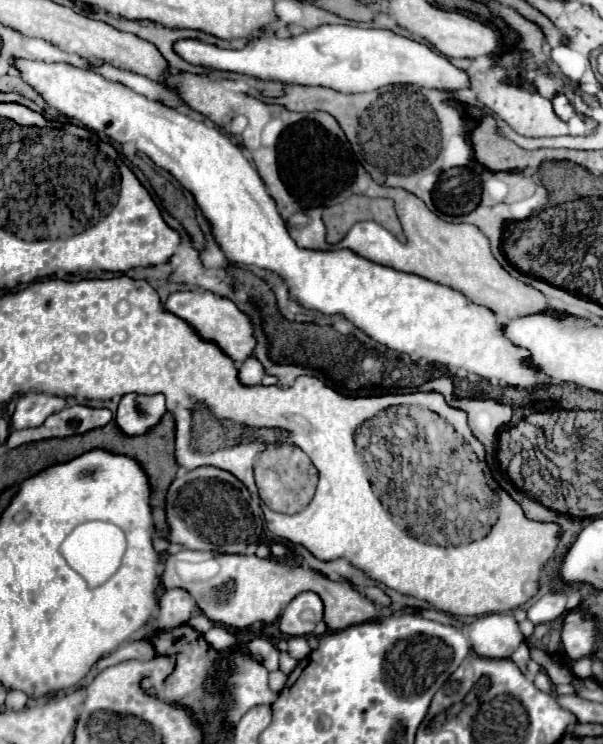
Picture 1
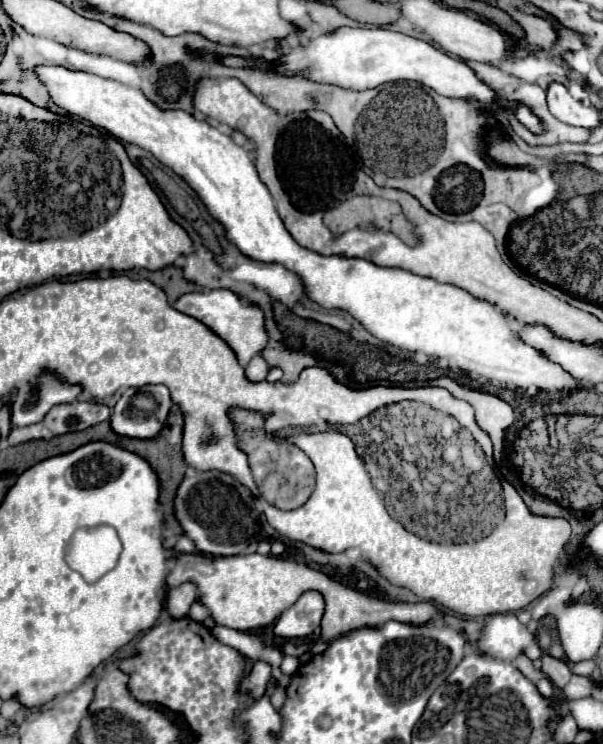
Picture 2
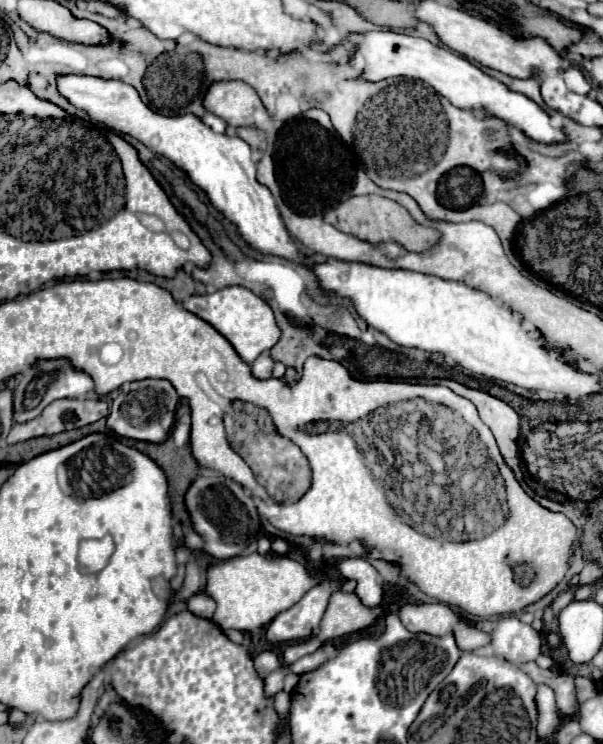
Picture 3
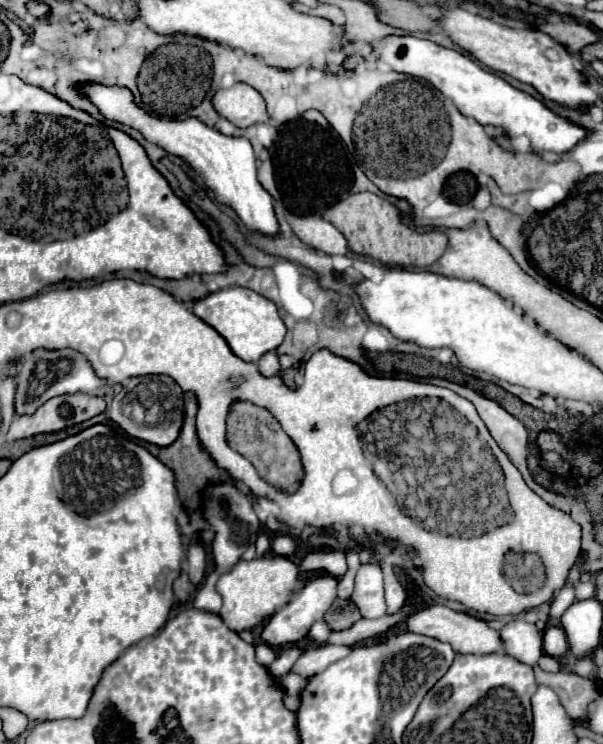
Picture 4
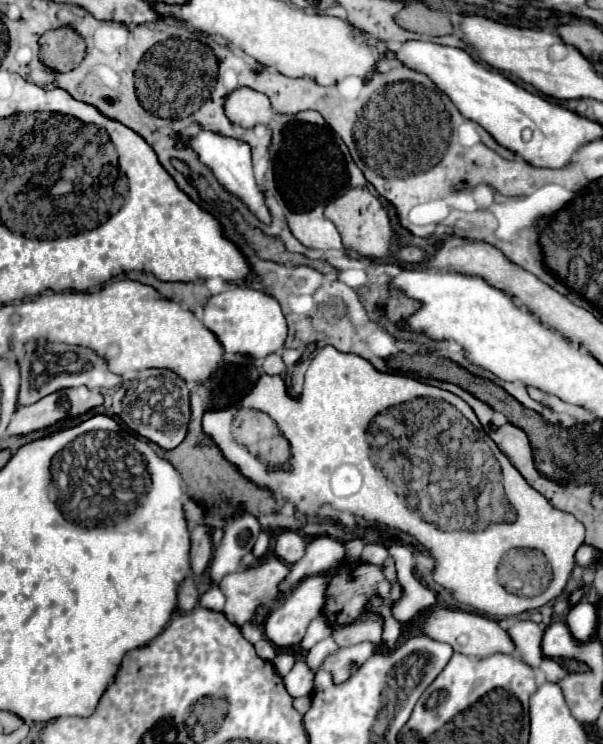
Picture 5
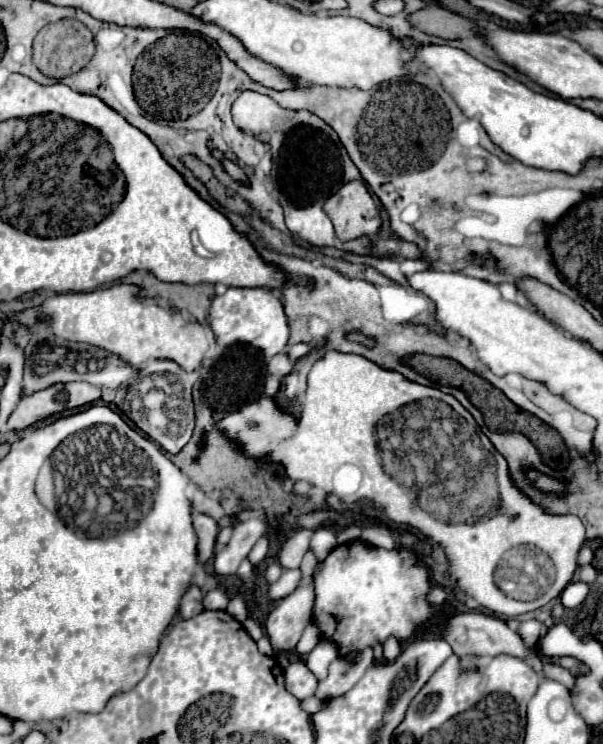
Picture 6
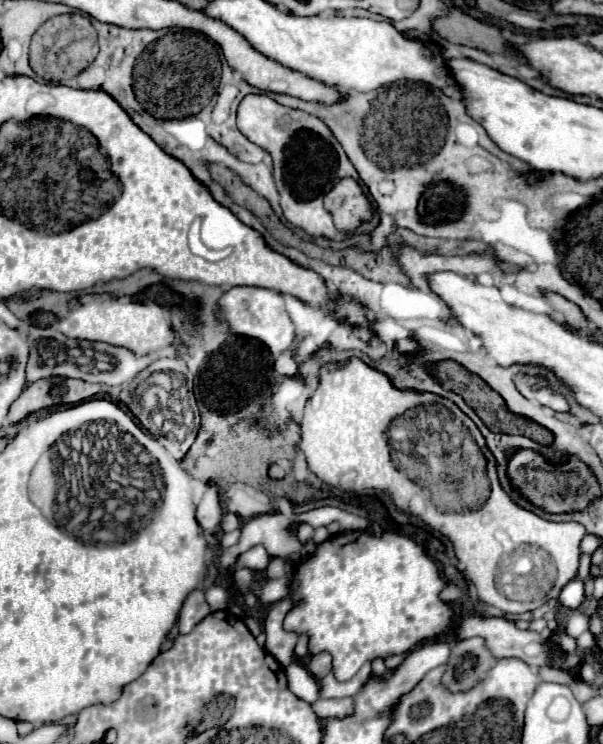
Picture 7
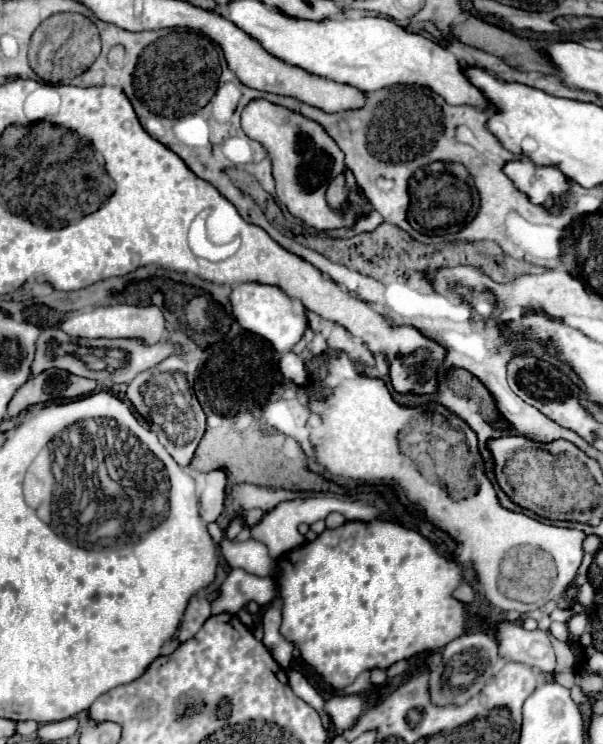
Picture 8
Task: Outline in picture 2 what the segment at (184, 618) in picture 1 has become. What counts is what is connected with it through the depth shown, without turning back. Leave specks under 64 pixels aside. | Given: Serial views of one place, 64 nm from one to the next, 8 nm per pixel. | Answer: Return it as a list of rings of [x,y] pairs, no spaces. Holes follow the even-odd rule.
[[[186,582],[182,586],[170,588],[166,592],[166,602],[164,608],[172,618],[176,616],[188,616],[190,606],[196,602],[196,586],[192,582]]]

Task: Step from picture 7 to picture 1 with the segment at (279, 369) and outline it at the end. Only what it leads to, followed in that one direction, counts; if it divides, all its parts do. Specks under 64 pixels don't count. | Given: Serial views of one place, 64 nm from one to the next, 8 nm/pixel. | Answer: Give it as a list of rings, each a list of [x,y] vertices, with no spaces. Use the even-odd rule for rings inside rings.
[[[256,358],[236,362],[236,368],[238,368],[238,380],[244,386],[256,386],[256,384],[260,384],[260,380],[264,376],[264,368]]]

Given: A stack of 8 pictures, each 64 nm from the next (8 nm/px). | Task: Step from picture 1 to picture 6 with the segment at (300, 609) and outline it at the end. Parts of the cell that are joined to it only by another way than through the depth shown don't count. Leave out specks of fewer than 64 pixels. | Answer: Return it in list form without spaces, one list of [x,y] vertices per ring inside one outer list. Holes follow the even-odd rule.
[[[308,550],[302,564],[300,588],[276,602],[276,608],[266,618],[266,634],[276,652],[296,648],[306,624],[312,622],[314,610],[314,554]]]

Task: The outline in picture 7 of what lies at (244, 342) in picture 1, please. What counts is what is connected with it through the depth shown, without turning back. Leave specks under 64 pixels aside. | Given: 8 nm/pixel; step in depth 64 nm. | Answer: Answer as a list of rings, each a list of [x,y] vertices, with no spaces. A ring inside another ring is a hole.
[[[236,286],[230,288],[216,304],[218,304],[216,320],[220,322],[222,316],[226,320],[224,324],[228,326],[230,334],[248,336],[262,342],[264,346],[268,346],[272,356],[290,350],[292,340],[296,336],[296,328],[284,308],[284,298],[280,292],[268,288],[254,288],[254,286]]]

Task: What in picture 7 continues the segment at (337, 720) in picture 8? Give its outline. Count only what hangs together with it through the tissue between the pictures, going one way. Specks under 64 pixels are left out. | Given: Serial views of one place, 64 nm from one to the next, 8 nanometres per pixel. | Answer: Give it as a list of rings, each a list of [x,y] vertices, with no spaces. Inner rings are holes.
[[[318,698],[314,704],[310,704],[318,718],[342,718],[352,712],[354,704],[352,698],[340,698],[340,700],[324,700]]]

